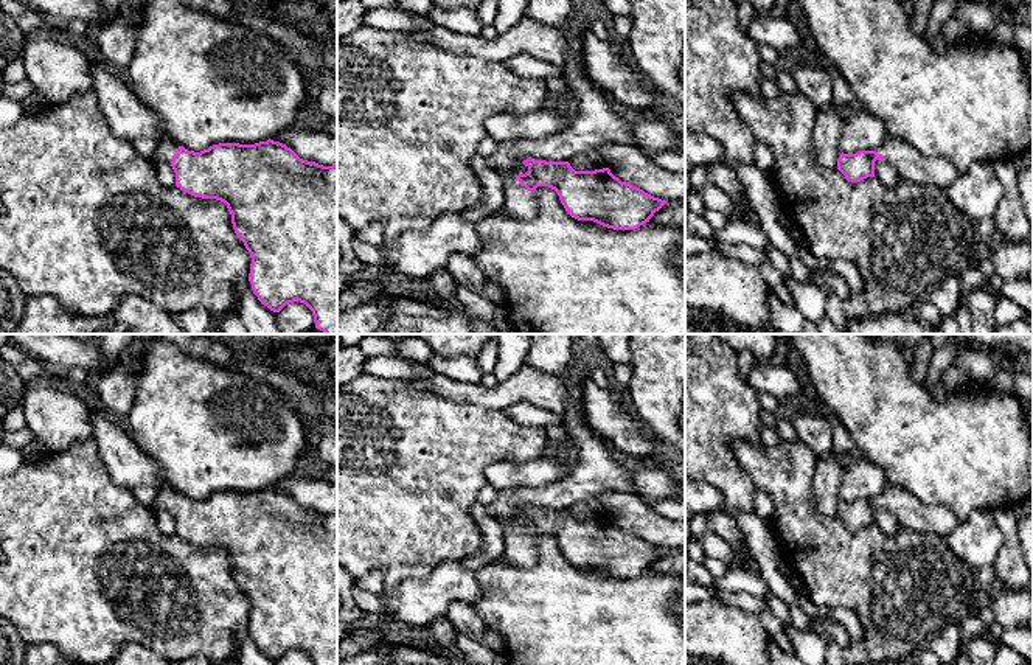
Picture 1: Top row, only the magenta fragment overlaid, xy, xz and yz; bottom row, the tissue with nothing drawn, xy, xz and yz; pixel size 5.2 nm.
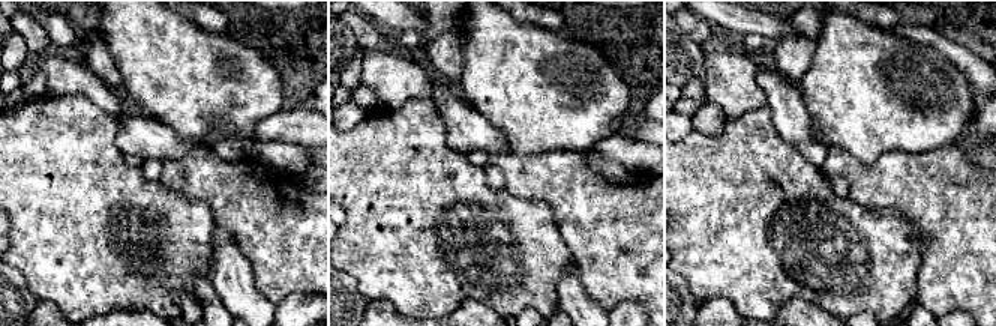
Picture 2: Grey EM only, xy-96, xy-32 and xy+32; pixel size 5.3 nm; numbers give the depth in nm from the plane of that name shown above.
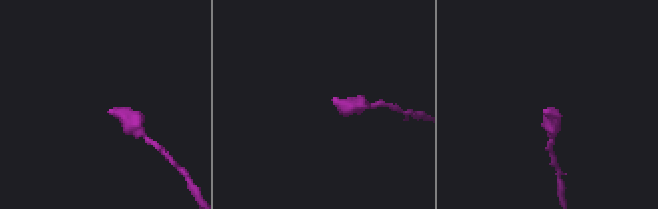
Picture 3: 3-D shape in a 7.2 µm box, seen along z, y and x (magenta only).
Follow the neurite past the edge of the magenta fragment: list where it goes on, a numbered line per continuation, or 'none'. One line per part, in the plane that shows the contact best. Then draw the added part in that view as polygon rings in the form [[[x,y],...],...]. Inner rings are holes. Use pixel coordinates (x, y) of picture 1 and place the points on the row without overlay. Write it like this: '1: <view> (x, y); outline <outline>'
1: xy (166, 496); outline [[[169,486],[160,488],[154,502],[154,511],[171,513],[172,503],[179,500],[179,493]]]

